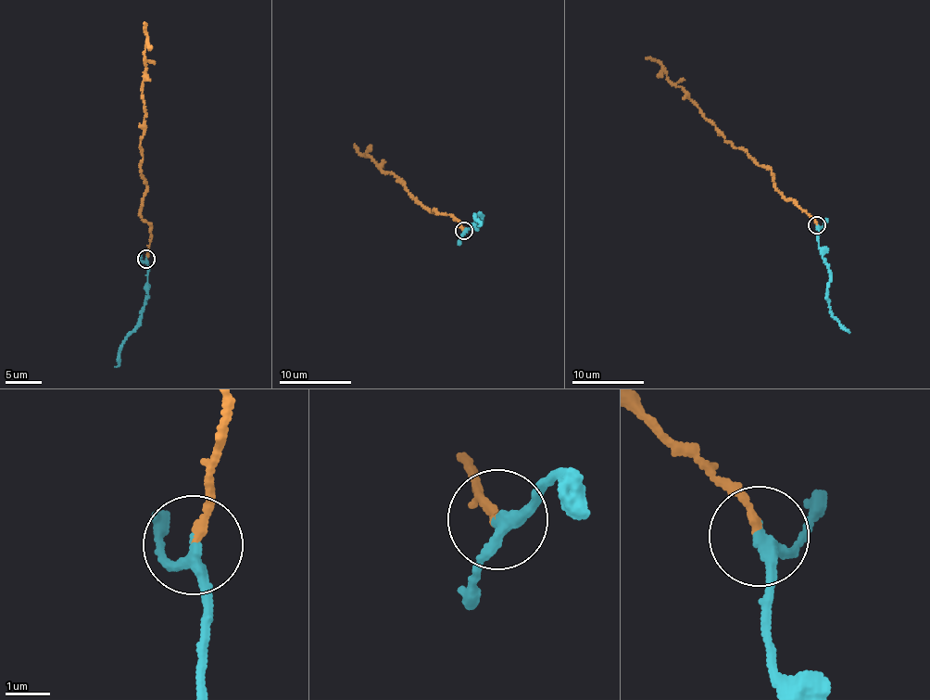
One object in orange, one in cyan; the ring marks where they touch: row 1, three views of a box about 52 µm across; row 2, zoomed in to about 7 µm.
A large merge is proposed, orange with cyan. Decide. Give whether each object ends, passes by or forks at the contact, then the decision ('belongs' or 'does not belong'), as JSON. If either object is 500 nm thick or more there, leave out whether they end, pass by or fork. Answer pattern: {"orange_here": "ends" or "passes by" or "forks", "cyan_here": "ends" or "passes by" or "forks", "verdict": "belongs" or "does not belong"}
{"orange_here": "ends", "cyan_here": "passes by", "verdict": "belongs"}

